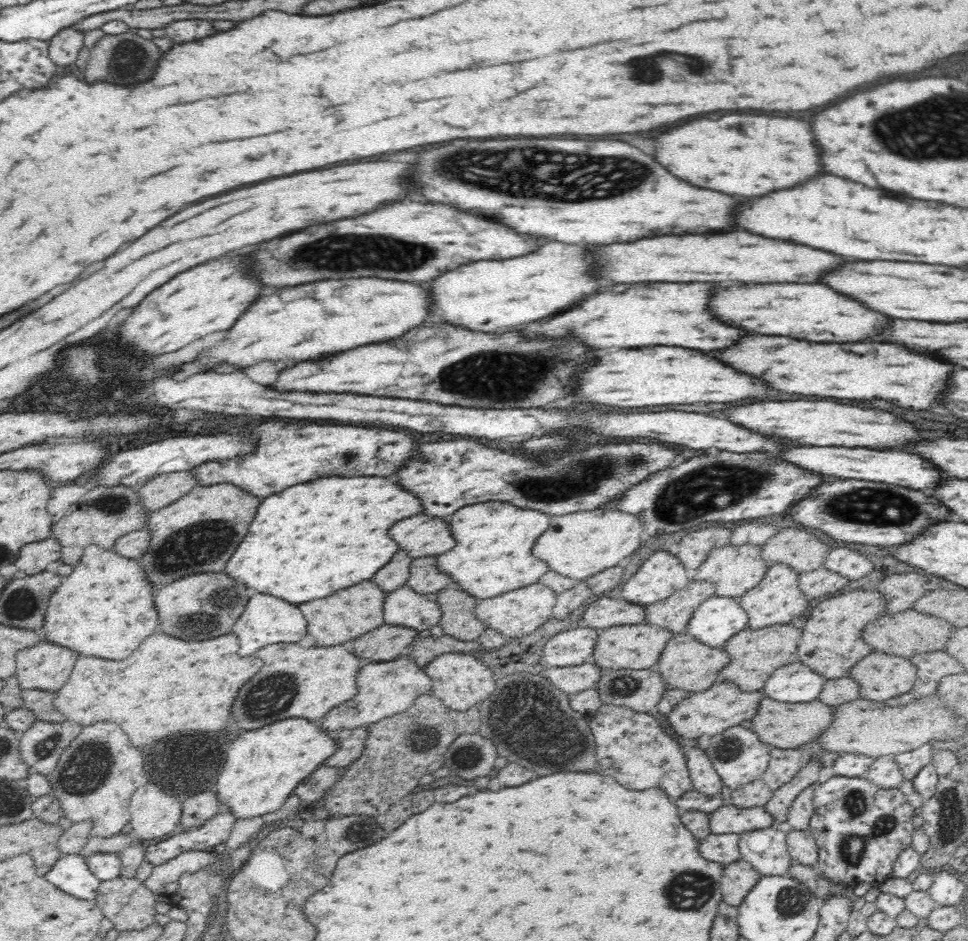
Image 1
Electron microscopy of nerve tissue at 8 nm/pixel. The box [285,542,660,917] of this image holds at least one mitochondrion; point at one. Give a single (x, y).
(537, 729)

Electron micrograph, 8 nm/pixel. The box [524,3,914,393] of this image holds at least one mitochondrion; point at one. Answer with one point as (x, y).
(645, 68)

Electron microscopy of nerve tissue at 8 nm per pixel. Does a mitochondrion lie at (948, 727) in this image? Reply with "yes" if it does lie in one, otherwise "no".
no

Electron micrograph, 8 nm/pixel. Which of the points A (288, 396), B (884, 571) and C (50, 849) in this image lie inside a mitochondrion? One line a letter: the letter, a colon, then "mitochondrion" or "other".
A: other
B: other
C: other

